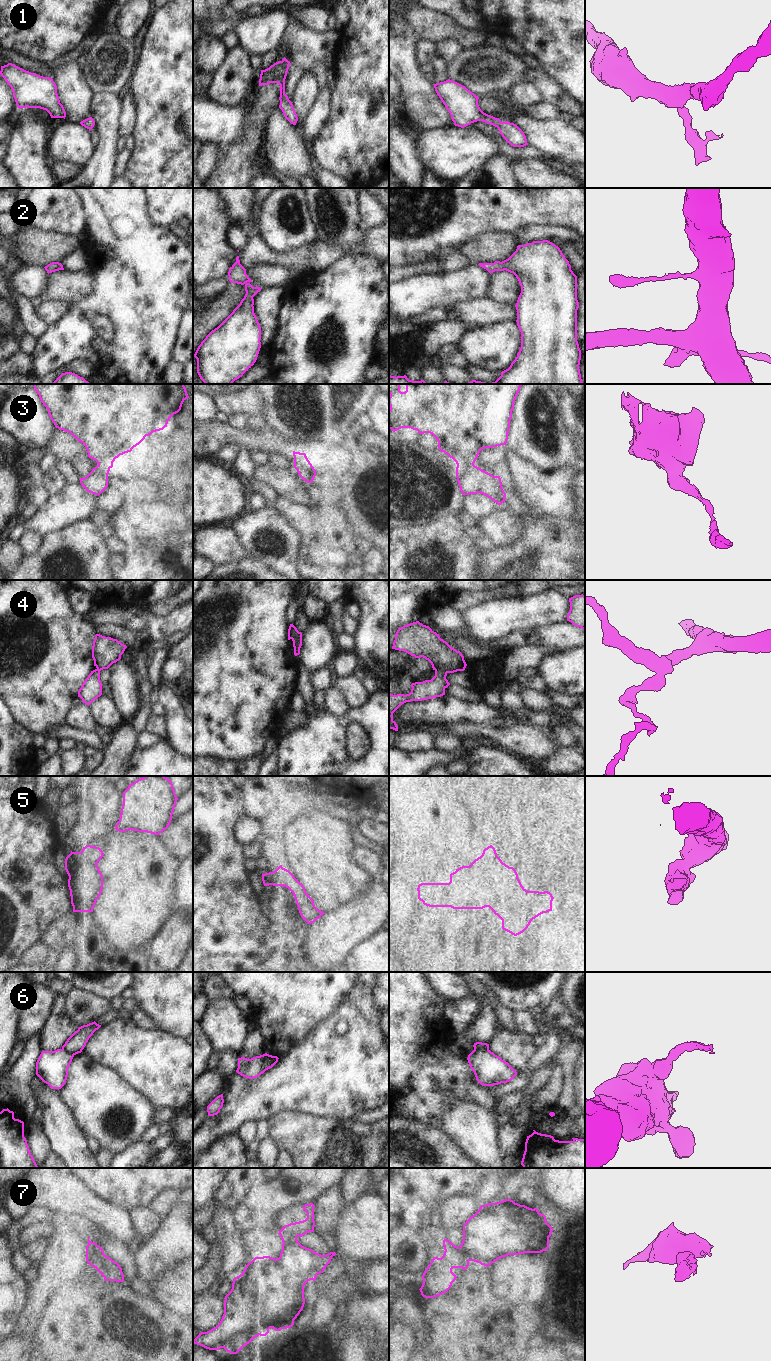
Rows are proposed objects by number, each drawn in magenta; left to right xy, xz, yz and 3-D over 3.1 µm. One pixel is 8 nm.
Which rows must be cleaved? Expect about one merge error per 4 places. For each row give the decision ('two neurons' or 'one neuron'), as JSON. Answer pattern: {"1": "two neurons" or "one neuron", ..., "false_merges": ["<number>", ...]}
{"1": "one neuron", "2": "one neuron", "3": "one neuron", "4": "two neurons", "5": "two neurons", "6": "two neurons", "7": "two neurons", "false_merges": ["4", "5", "6", "7"]}

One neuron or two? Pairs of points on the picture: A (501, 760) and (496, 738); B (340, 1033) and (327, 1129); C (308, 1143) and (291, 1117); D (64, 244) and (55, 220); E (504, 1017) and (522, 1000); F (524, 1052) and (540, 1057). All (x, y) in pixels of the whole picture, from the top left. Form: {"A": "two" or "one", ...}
{"A": "two", "B": "two", "C": "one", "D": "two", "E": "two", "F": "two"}

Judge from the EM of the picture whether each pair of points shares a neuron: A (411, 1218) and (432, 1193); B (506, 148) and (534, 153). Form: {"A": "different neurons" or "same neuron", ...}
{"A": "different neurons", "B": "same neuron"}

